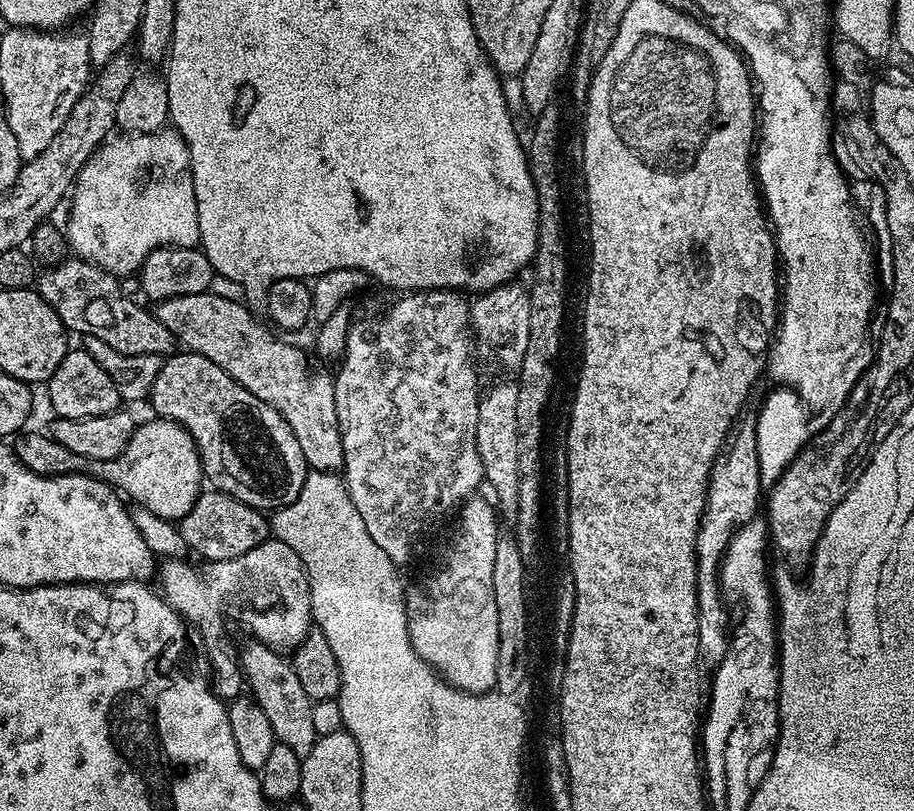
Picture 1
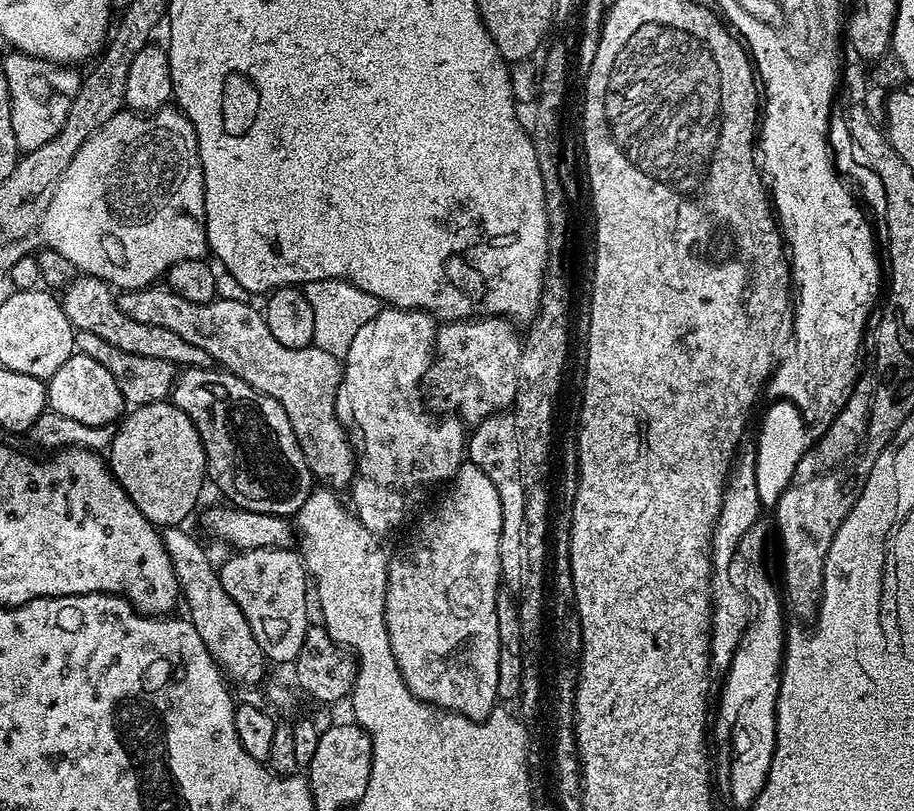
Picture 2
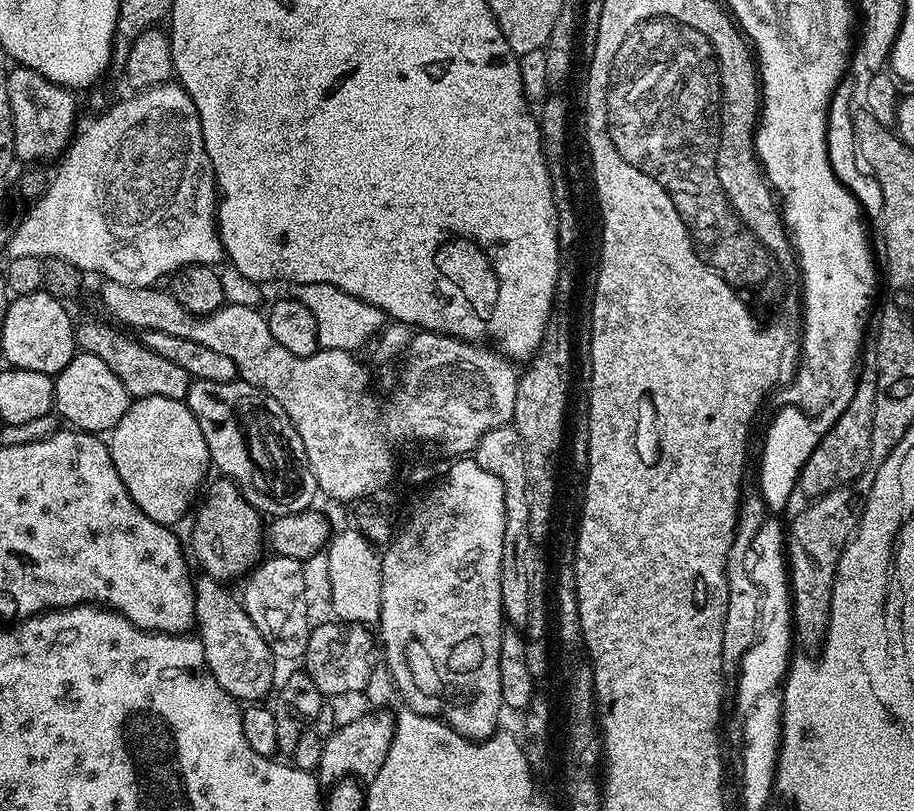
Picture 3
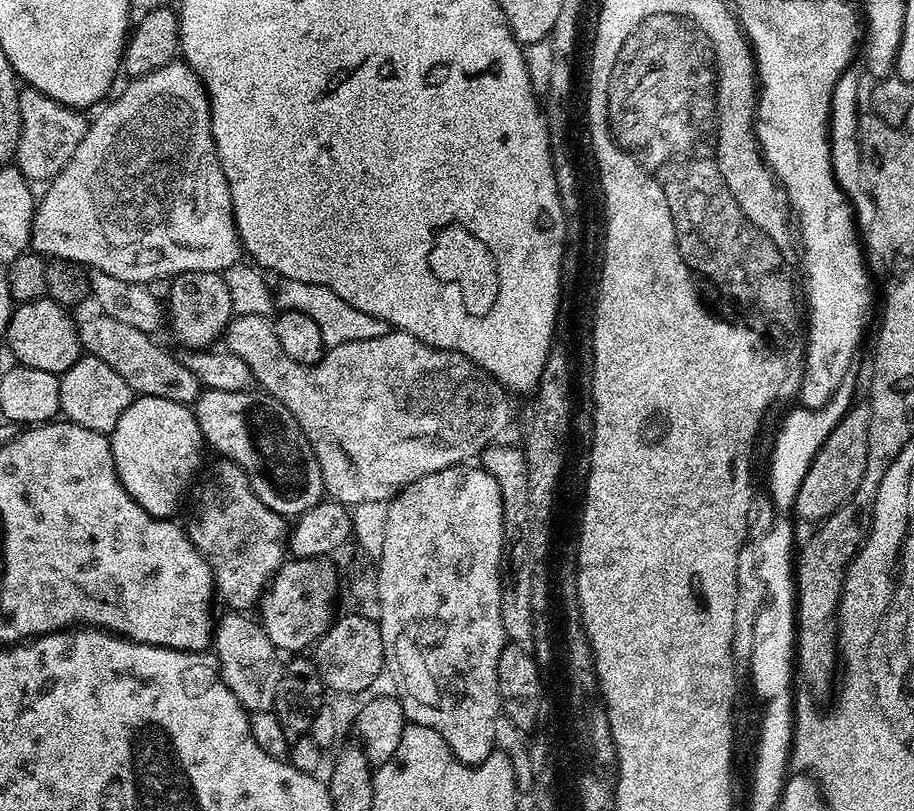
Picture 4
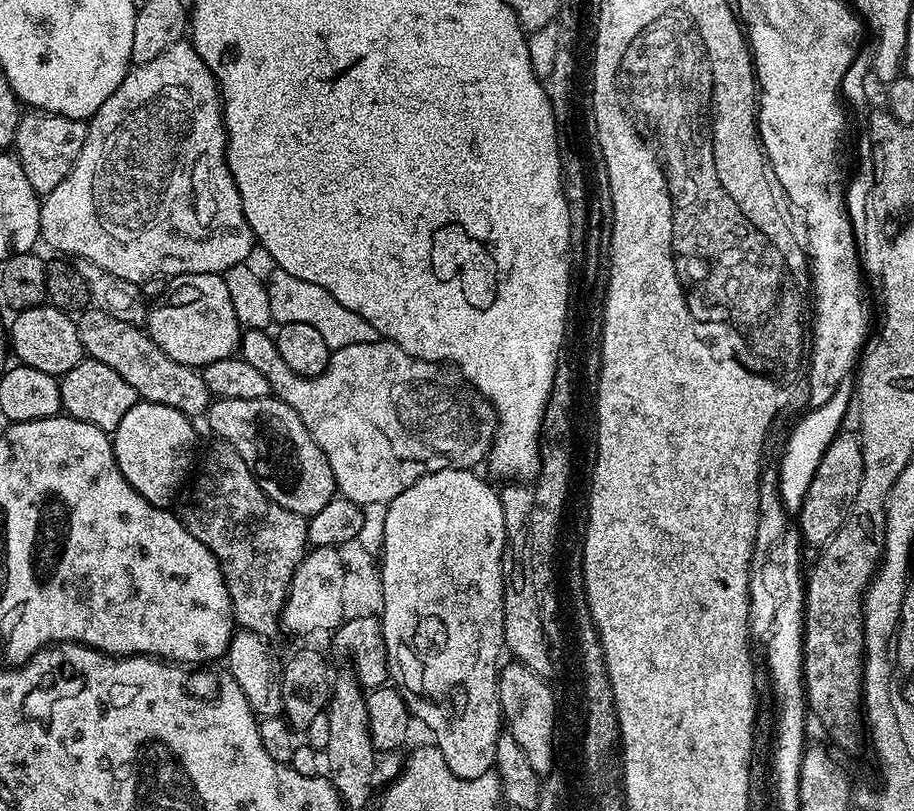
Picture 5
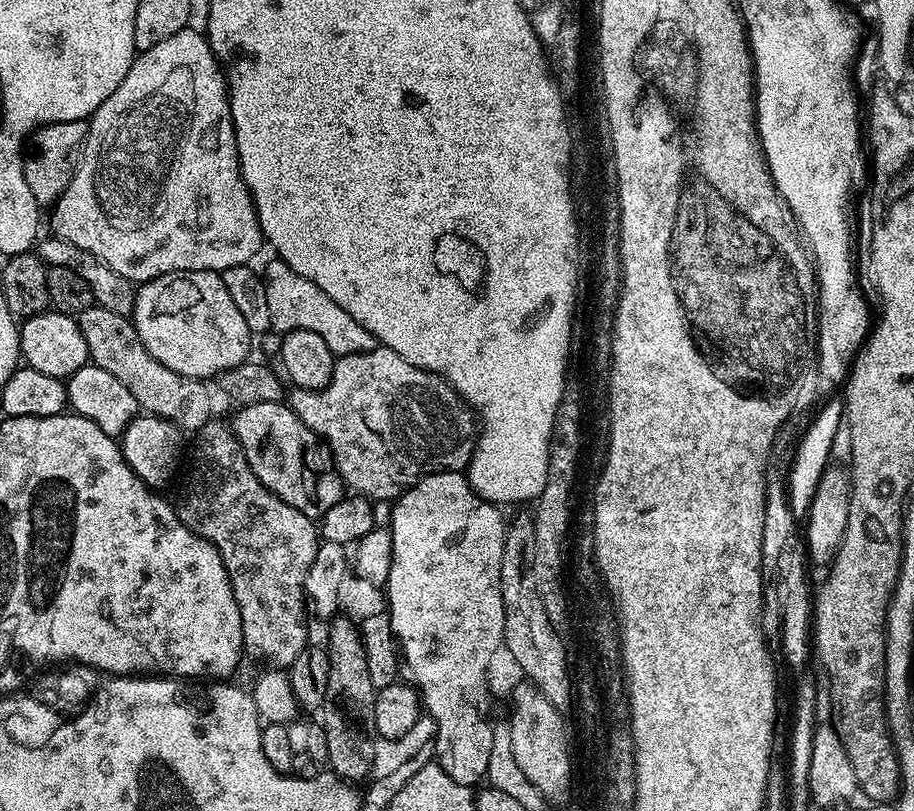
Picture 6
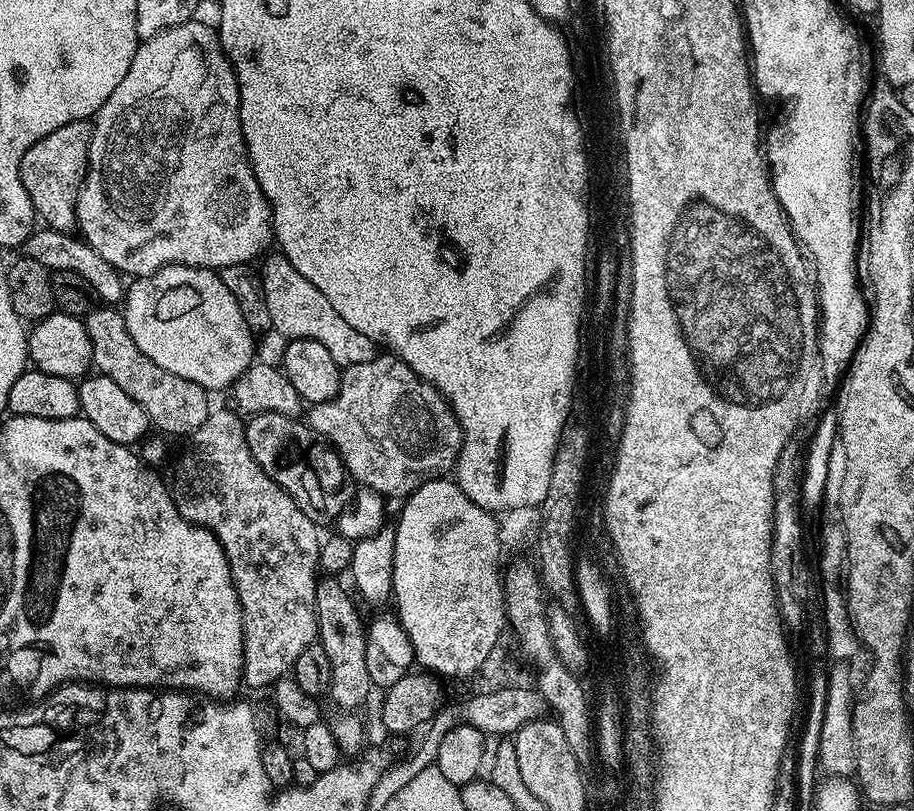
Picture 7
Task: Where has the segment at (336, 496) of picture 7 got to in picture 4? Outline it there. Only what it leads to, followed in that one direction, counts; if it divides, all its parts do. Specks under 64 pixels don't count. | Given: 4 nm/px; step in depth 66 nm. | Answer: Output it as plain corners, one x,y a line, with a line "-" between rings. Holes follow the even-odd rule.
205,388
196,399
194,413
203,443
242,468
254,494
270,510
285,518
295,518
325,499
322,470
306,434
294,422
294,414
273,396
256,390
223,392

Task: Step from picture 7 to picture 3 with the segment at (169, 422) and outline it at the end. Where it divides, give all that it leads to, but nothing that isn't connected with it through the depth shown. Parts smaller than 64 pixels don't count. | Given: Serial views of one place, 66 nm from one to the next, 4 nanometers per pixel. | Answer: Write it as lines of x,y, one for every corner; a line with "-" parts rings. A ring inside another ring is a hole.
100,320
79,321
76,324
77,349
102,358
102,362
106,362
106,366
110,366
110,370
114,370
114,374
118,374
118,382
122,382
122,386
126,386
129,397
157,395
161,398
178,400
184,400
187,397
193,379
186,374
186,370
182,370
182,366
154,354
154,350
147,348
135,335
129,334
111,323
108,324
103,324

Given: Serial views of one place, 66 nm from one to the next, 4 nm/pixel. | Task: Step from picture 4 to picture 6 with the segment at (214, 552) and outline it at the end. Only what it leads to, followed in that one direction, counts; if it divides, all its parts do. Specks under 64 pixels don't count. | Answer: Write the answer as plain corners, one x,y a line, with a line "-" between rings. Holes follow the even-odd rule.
213,418
195,433
196,445
188,460
188,473
180,488
180,497
174,500
178,518
194,534
206,538
218,550
242,614
244,646
249,653
261,656
265,665
281,670
287,669
309,643
308,628
304,625
306,597
304,583
306,574
314,562
318,547
318,532
306,514
294,510
282,498
278,498
250,470
246,454
237,442
231,427
219,418
-
276,524
300,524
300,528
276,529

